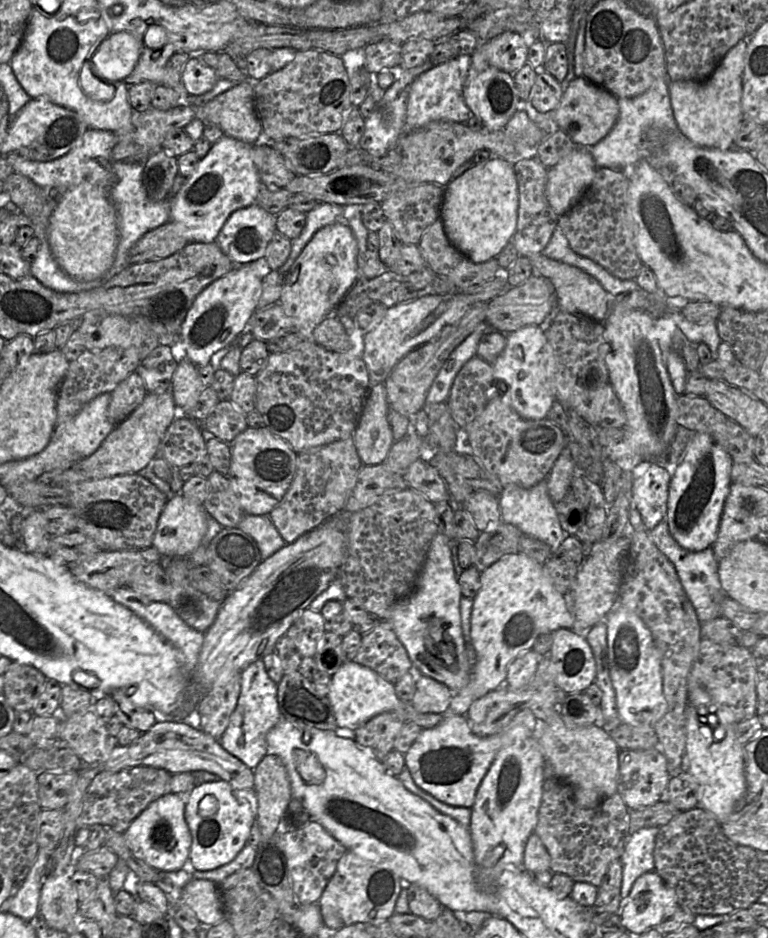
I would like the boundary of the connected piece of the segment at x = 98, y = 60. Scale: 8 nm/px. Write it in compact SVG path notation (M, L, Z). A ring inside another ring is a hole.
M127 32L111 33L91 57L95 74L108 82L123 81L135 68L140 47Z

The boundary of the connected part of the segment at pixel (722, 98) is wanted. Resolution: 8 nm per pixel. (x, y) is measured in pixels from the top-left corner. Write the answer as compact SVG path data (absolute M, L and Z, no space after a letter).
M748 39L733 46L711 76L702 82L680 80L669 82L669 93L676 133L689 141L707 148L729 150L744 119L741 98Z

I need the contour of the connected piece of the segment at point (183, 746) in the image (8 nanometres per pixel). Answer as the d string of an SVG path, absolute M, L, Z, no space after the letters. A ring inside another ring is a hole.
M160 718L146 733L129 746L115 744L108 760L100 767L104 771L118 771L131 767L153 767L172 775L209 772L239 790L254 790L254 770L228 753L219 743L189 722Z

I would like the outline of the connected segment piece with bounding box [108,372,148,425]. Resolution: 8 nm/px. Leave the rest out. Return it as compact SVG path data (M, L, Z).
M138 372L131 373L111 393L108 407L109 419L115 425L122 423L142 404L147 394Z

